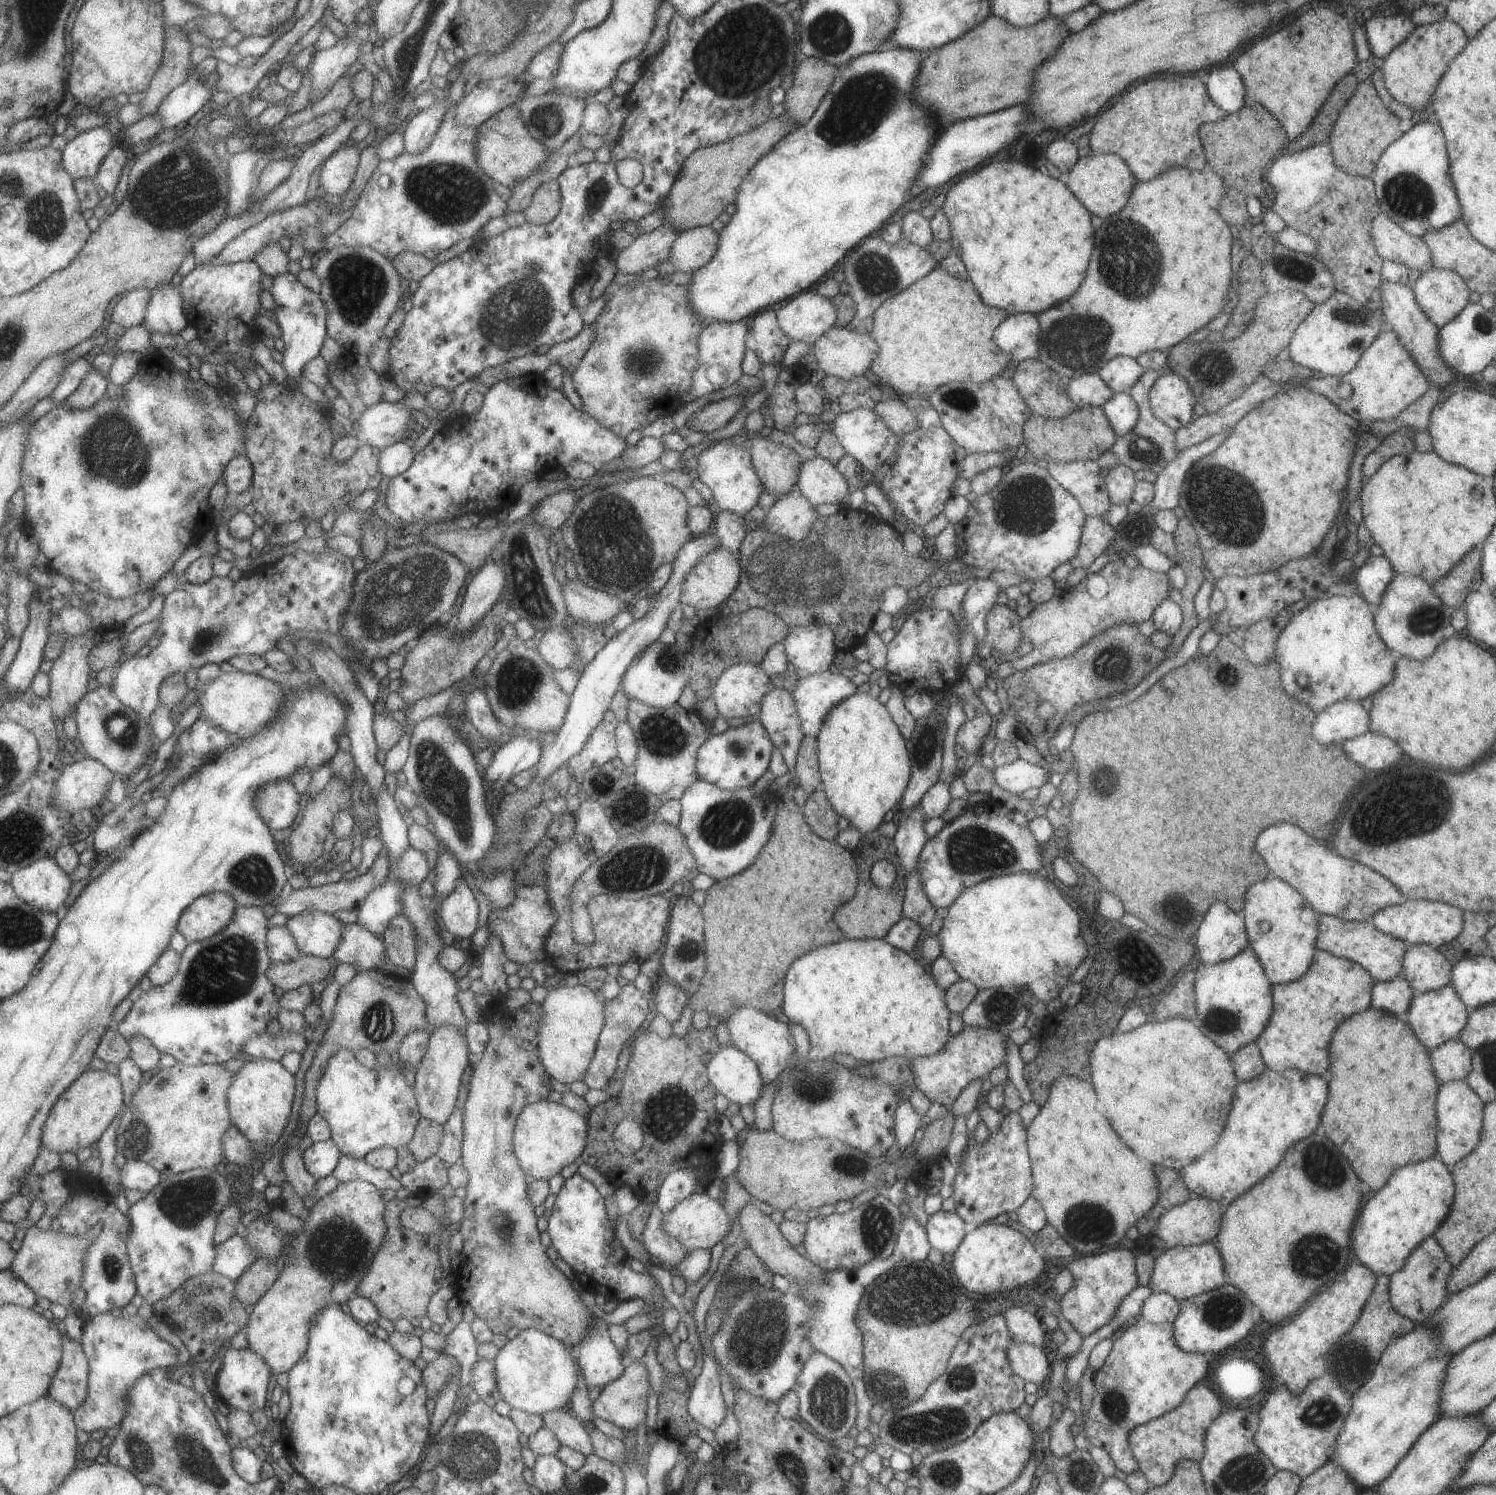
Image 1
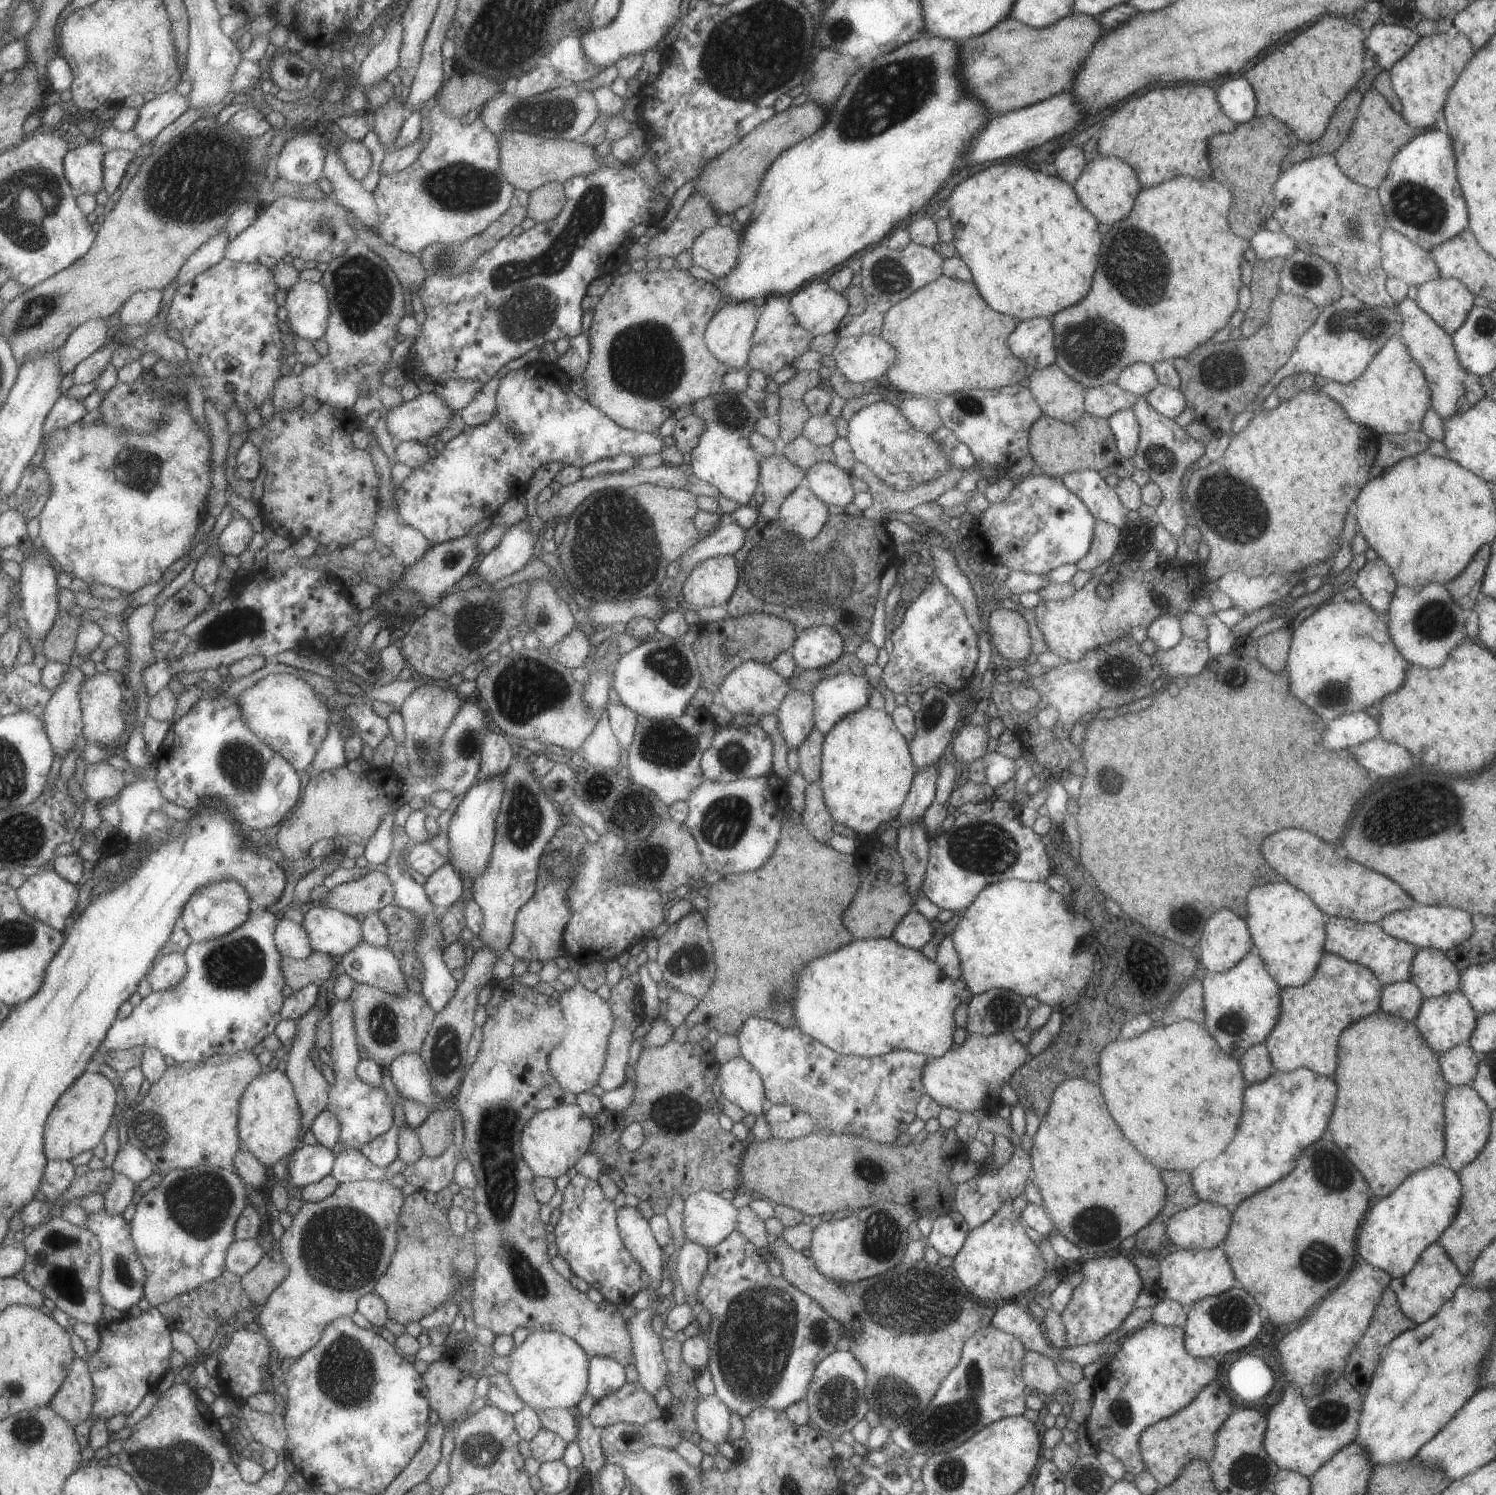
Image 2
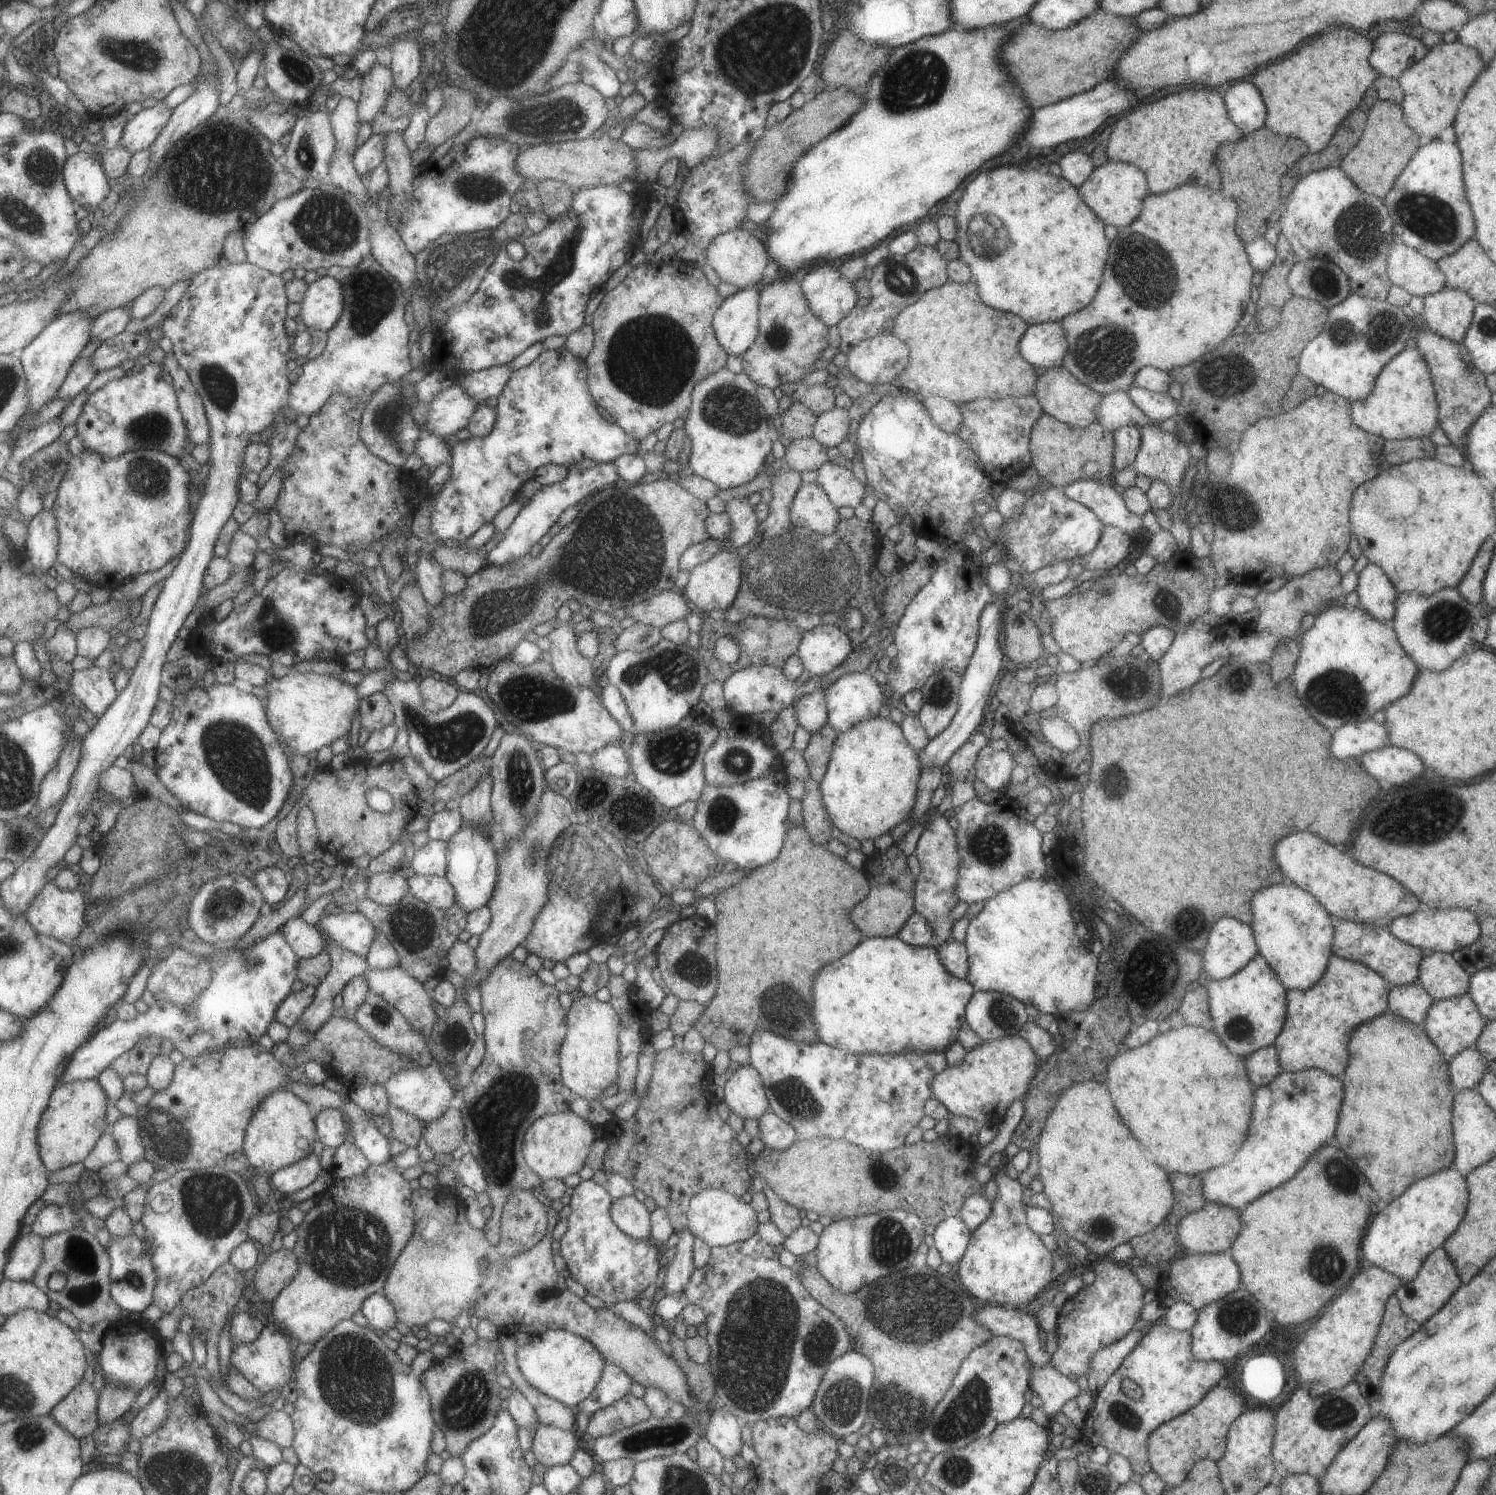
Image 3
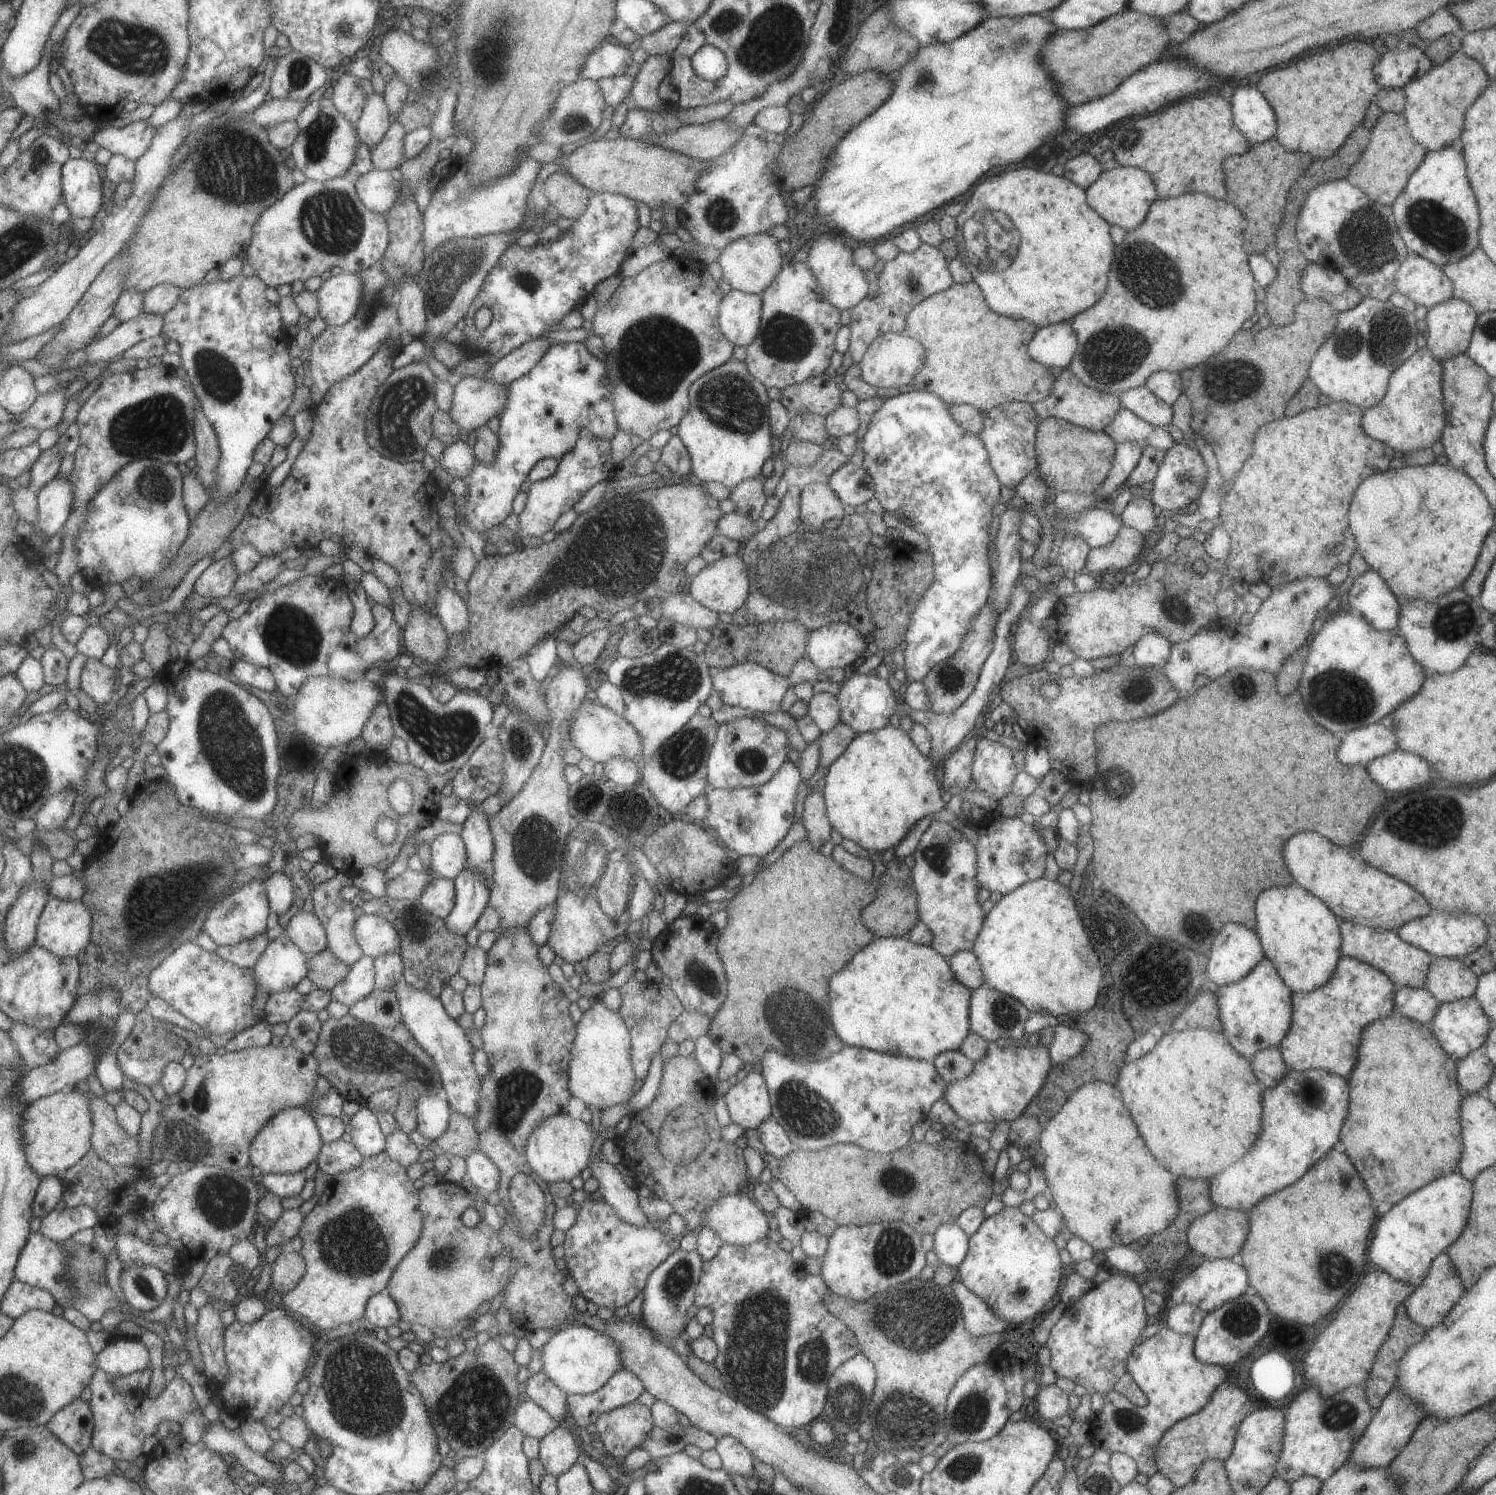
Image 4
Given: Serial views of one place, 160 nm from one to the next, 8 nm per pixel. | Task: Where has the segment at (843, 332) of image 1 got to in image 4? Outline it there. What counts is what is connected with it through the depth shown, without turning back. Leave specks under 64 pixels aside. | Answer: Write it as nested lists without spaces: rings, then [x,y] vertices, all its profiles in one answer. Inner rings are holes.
[[[904,332],[886,333],[877,336],[865,348],[865,354],[858,363],[859,374],[863,382],[870,386],[898,389],[913,383],[913,376],[923,366],[923,362],[925,362],[925,350],[917,340],[909,338]]]

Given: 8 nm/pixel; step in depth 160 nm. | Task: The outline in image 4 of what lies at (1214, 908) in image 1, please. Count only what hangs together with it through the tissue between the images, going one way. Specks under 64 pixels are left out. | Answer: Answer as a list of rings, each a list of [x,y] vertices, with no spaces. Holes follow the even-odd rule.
[[[1231,921],[1215,935],[1207,955],[1206,978],[1218,987],[1241,980],[1264,957],[1256,932]]]

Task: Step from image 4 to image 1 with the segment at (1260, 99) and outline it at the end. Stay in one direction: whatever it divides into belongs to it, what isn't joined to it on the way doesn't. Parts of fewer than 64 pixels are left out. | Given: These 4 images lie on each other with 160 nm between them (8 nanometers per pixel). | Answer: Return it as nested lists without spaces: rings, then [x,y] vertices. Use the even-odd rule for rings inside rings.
[[[1221,66],[1211,72],[1197,72],[1209,98],[1226,114],[1239,112],[1245,106],[1245,87],[1232,66]]]

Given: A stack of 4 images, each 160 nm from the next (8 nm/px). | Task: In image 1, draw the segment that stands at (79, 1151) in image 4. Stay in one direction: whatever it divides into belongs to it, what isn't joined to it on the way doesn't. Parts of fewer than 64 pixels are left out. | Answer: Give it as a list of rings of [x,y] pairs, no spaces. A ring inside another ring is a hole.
[[[89,1069],[57,1101],[44,1128],[44,1145],[57,1152],[77,1152],[100,1142],[109,1125],[123,1112],[125,1091],[121,1077],[106,1070]]]

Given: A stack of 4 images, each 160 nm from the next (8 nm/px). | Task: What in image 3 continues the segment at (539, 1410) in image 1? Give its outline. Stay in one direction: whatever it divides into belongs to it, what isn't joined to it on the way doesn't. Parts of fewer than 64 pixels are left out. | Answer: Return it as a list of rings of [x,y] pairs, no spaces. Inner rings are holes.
[[[563,1329],[530,1337],[528,1343],[515,1346],[514,1357],[522,1376],[535,1390],[572,1408],[595,1388],[606,1363],[589,1341]]]

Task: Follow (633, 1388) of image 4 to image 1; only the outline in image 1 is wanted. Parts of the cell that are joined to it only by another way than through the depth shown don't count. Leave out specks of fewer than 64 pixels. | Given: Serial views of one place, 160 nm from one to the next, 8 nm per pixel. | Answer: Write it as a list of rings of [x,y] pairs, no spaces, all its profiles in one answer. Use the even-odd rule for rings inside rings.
[[[591,1313],[591,1324],[585,1338],[575,1347],[575,1357],[586,1388],[597,1386],[601,1389],[607,1382],[623,1374],[621,1356],[607,1336],[608,1325]]]

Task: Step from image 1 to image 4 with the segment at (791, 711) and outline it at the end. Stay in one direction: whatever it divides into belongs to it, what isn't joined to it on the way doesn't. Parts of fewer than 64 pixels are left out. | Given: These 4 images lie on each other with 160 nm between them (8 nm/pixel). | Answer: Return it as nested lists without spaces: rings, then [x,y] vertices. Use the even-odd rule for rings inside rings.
[[[814,693],[807,703],[807,713],[821,733],[829,732],[840,723],[840,707],[835,695]]]

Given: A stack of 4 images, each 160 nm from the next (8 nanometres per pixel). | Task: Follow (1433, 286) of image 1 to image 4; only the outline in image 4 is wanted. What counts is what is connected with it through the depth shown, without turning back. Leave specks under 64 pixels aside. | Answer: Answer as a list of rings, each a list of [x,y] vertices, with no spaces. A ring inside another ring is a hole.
[[[1453,298],[1432,306],[1426,312],[1425,348],[1441,363],[1463,354],[1476,321],[1470,304]]]

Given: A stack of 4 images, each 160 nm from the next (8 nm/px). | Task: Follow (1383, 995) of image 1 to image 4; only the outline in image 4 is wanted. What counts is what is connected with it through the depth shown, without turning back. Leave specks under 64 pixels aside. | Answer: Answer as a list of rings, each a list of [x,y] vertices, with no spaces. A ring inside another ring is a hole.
[[[1401,987],[1394,992],[1394,1010],[1422,1025],[1430,1025],[1438,1004],[1435,997],[1425,988]]]

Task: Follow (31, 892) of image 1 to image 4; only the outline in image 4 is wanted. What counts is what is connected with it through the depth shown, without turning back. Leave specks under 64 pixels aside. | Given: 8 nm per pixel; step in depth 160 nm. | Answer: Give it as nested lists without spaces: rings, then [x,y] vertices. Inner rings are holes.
[[[51,896],[41,916],[36,942],[60,958],[69,956],[77,958],[87,950],[91,942],[91,928],[93,916],[83,900],[62,900]]]

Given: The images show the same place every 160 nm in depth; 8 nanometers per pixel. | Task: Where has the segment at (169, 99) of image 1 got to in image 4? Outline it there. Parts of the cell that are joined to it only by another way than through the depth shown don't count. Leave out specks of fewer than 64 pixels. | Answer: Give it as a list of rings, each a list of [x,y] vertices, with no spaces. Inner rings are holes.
[[[137,120],[120,129],[115,123],[110,123],[105,128],[99,128],[92,140],[113,155],[127,156],[139,161],[151,148],[151,142],[157,132],[158,128],[147,124],[147,120]]]

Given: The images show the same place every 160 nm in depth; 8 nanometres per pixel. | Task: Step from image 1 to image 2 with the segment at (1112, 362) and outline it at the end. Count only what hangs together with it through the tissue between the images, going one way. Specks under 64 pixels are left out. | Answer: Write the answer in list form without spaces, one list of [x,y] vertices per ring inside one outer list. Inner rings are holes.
[[[1133,363],[1118,374],[1115,384],[1136,397],[1146,395],[1158,385],[1155,371],[1147,363]]]

